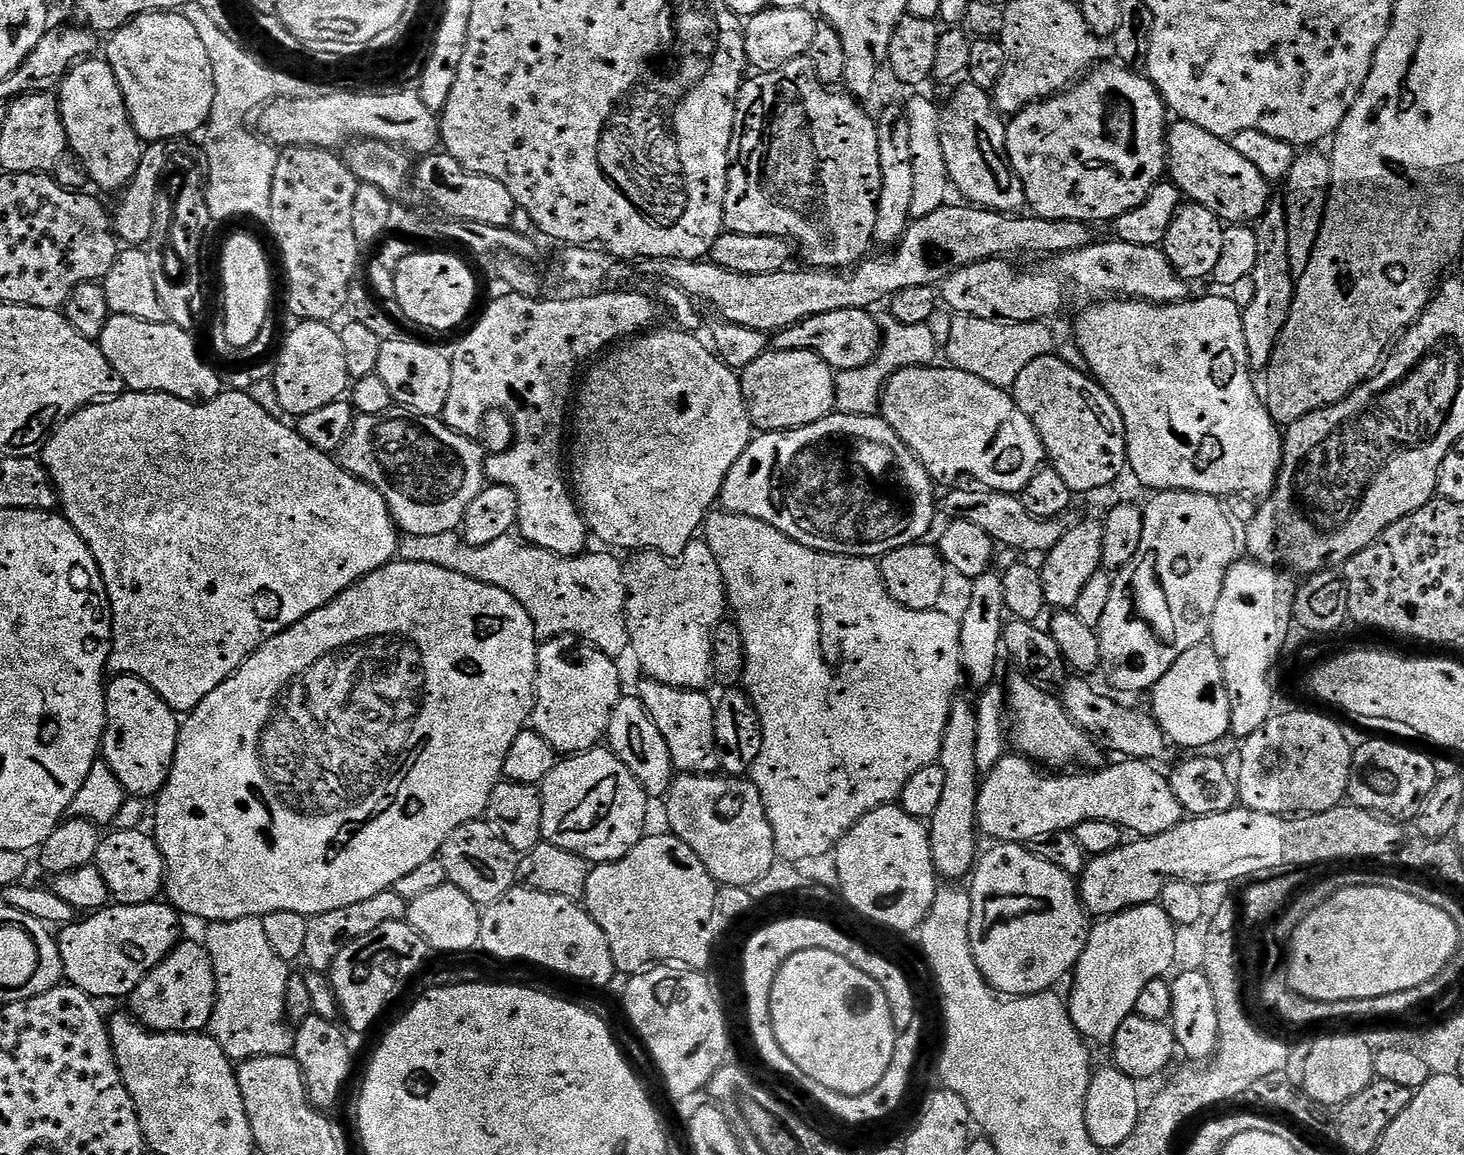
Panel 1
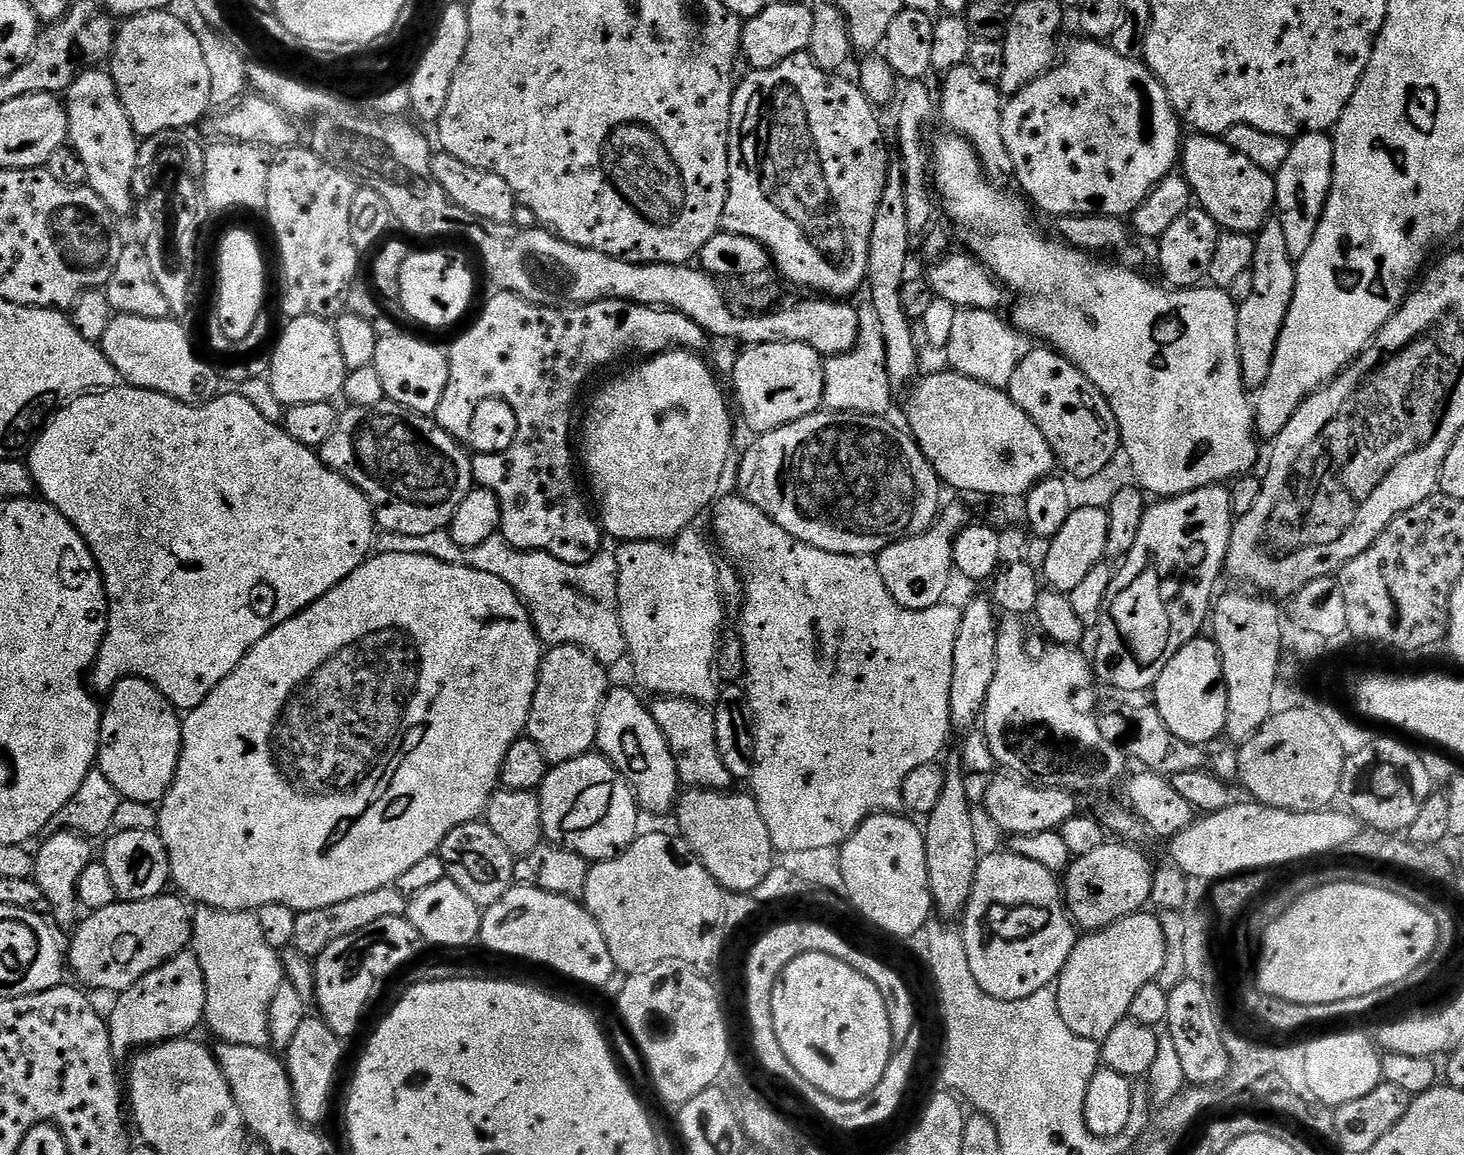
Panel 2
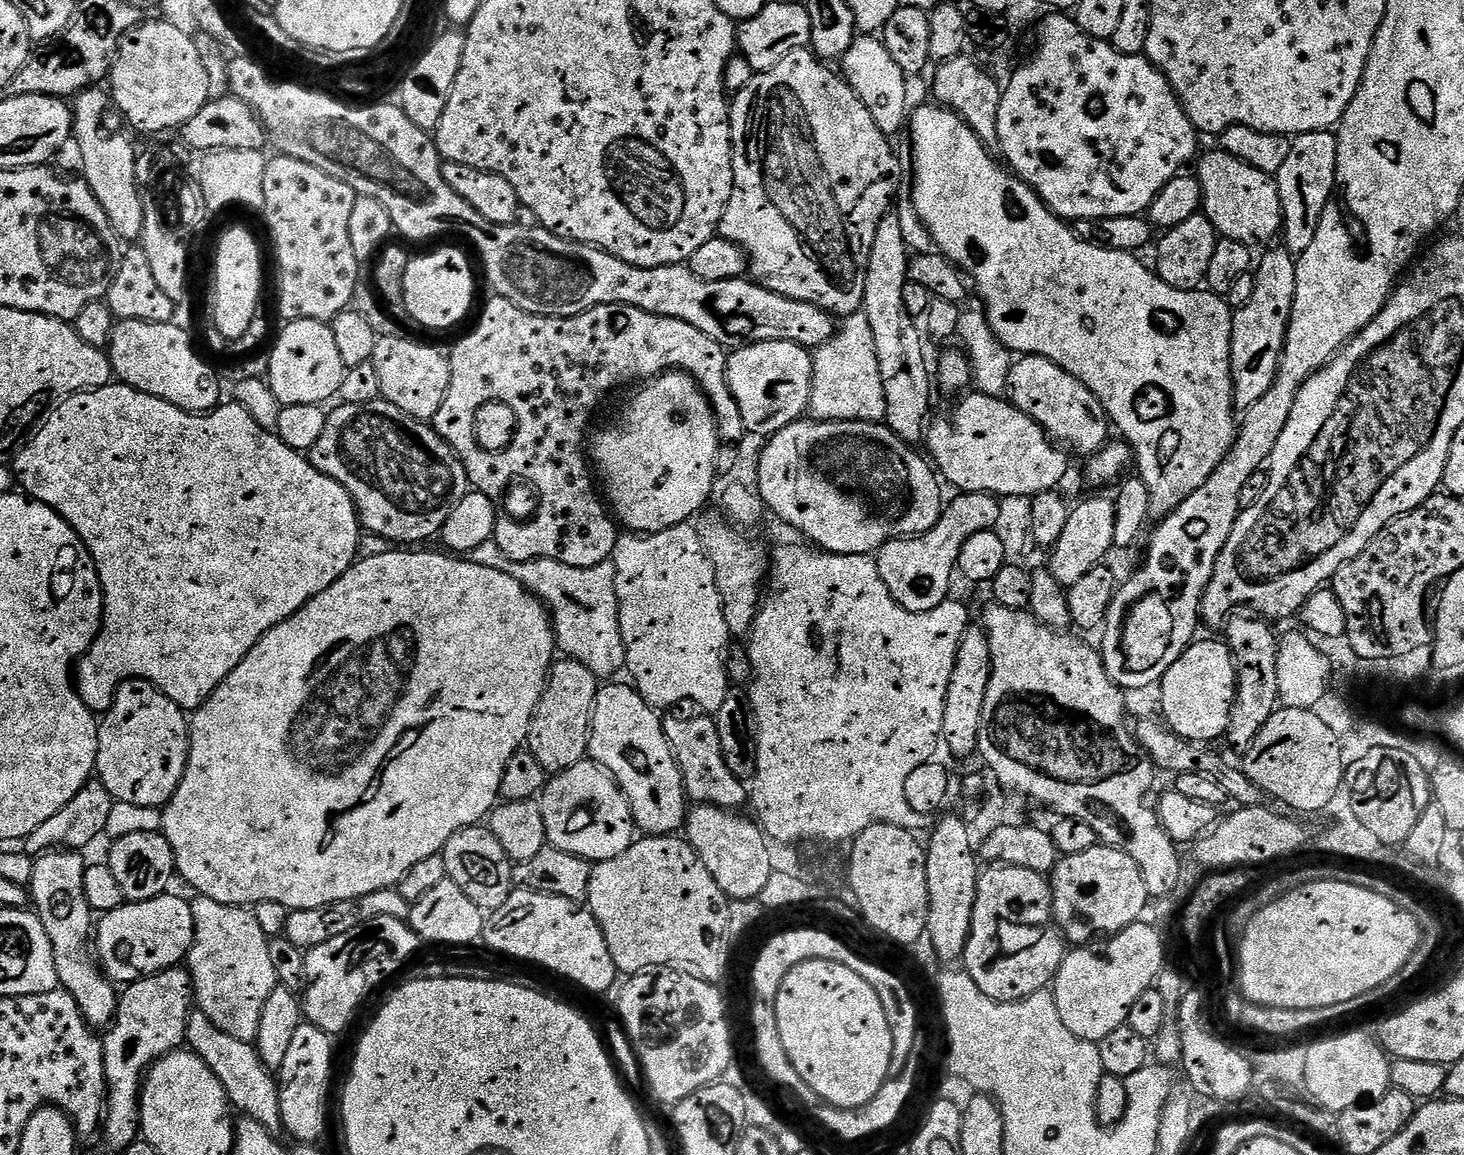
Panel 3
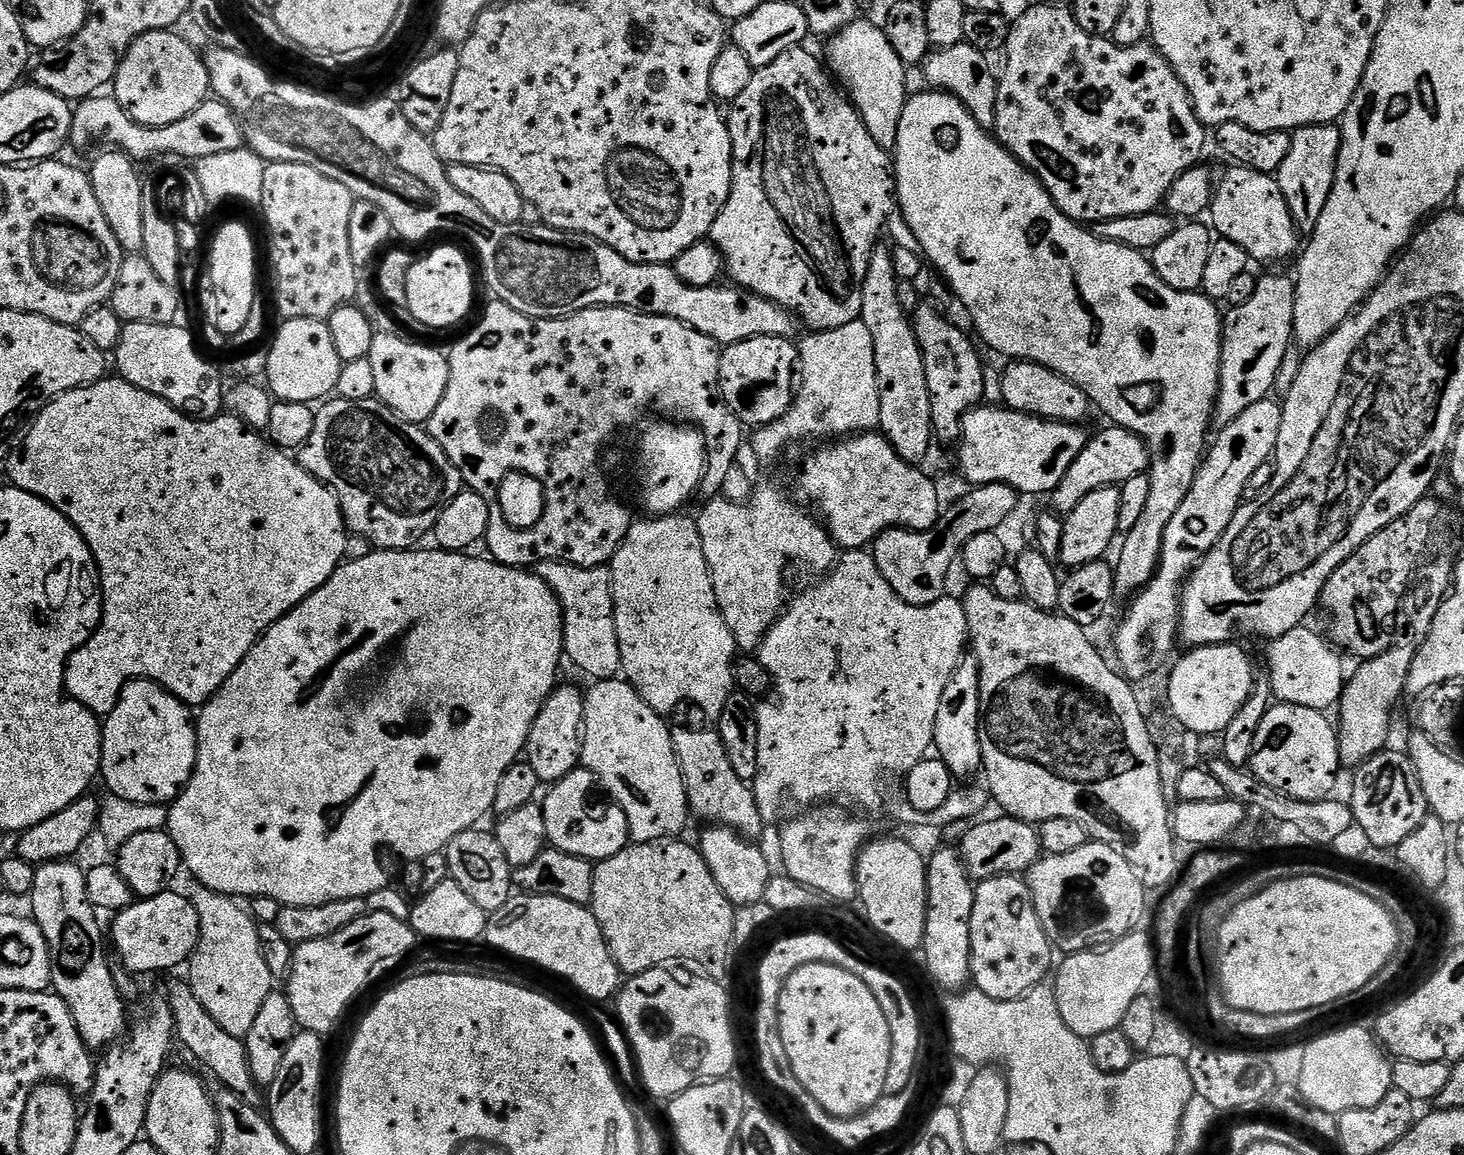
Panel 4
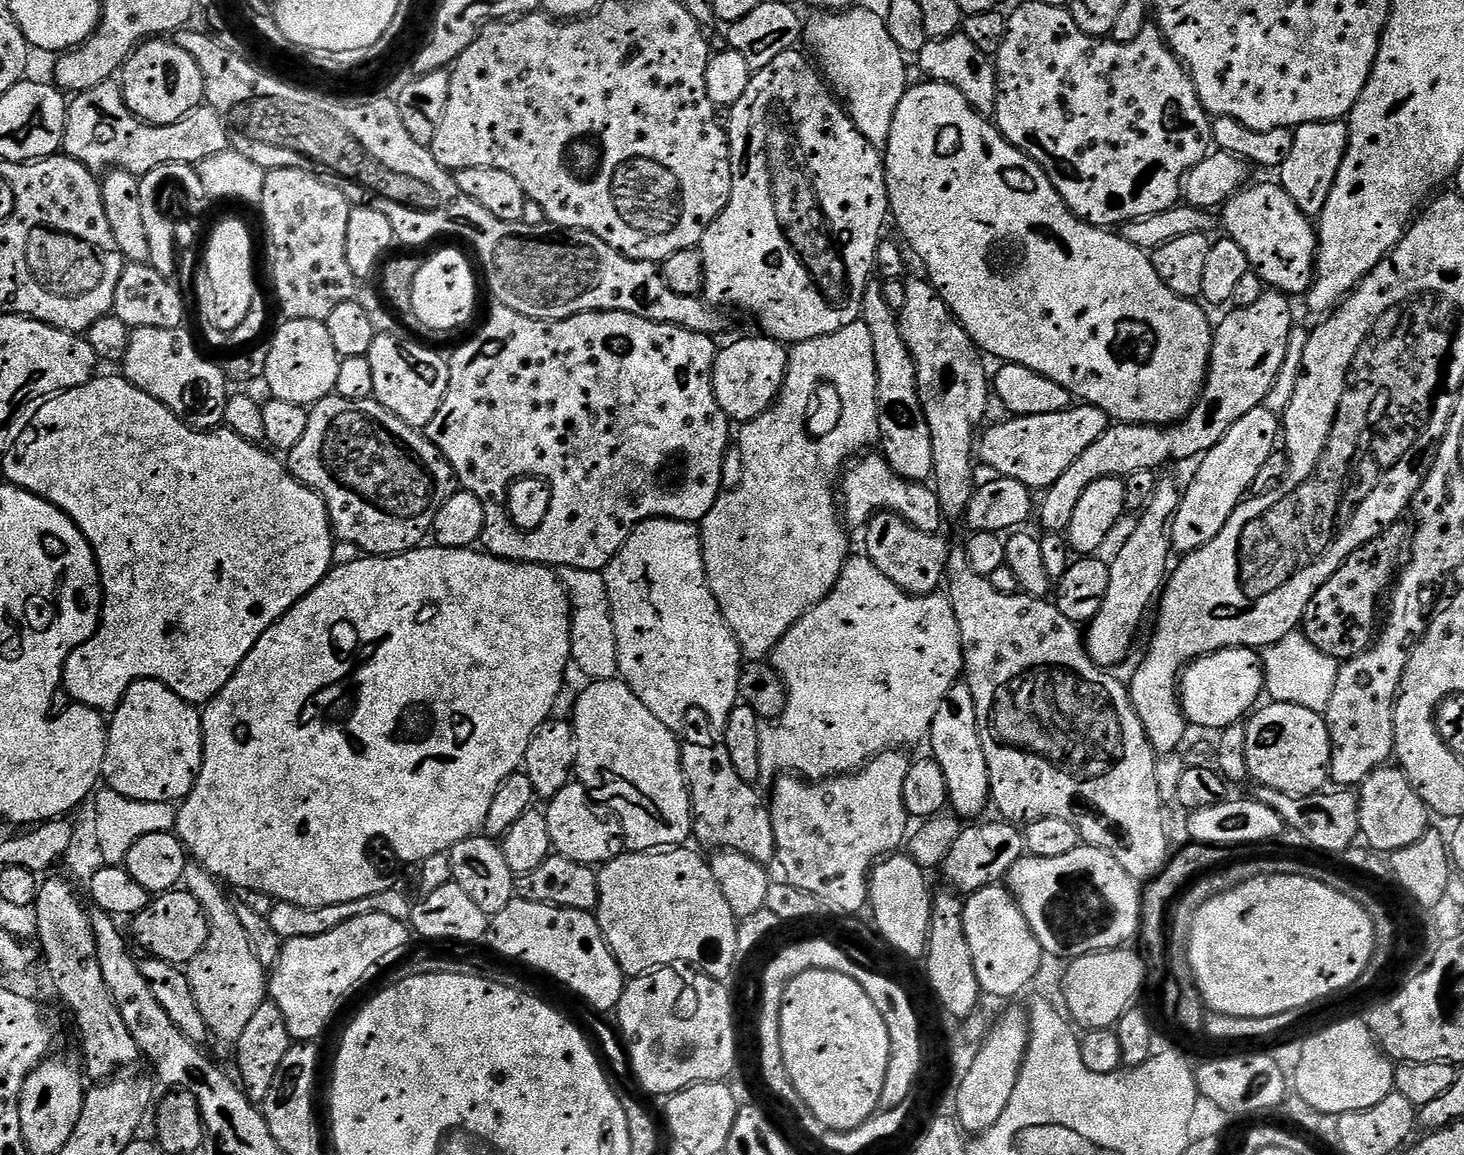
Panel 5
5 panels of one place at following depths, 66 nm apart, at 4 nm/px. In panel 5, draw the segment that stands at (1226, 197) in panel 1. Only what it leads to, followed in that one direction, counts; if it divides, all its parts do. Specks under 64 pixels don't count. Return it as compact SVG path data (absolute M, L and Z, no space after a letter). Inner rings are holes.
M1279 183L1254 184L1241 188L1224 203L1222 215L1227 239L1242 246L1249 269L1257 272L1269 289L1292 298L1303 297L1316 275L1317 229Z

